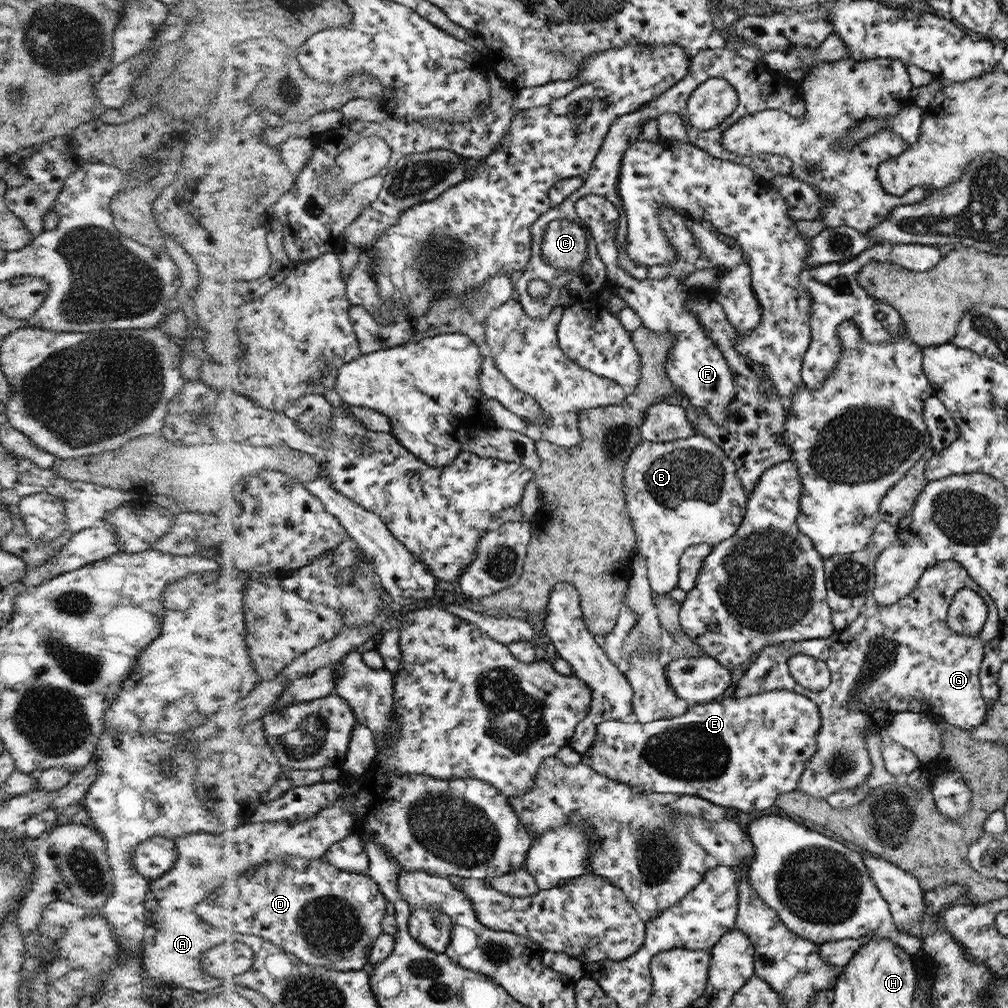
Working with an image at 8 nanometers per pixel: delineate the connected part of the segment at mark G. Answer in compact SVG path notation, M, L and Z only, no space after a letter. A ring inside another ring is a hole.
M944 560L927 569L919 578L917 588L908 597L902 598L895 604L878 606L875 603L875 598L871 595L868 596L867 604L864 605L860 616L844 630L832 633L828 639L769 645L762 649L739 672L732 696L742 698L743 696L755 696L755 694L769 690L790 690L812 699L812 702L819 706L819 710L822 711L822 726L819 730L818 741L816 741L816 752L807 762L795 790L826 800L831 794L839 792L839 790L858 788L866 782L870 772L872 772L872 762L868 755L865 732L868 732L868 735L879 733L884 745L887 740L887 737L884 736L884 730L889 726L887 723L889 718L895 714L914 712L931 718L940 717L948 724L966 730L972 730L982 724L990 706L986 704L981 695L980 664L984 658L984 646L996 642L1002 627L998 607L995 605L990 592L984 590L959 562ZM961 588L969 588L977 592L987 606L987 619L980 629L978 638L958 634L949 627L947 621L949 604L952 602L952 597ZM795 654L812 655L827 664L831 672L831 684L828 685L828 688L821 691L808 691L806 687L800 686L795 678L792 678L788 672L787 662Z

